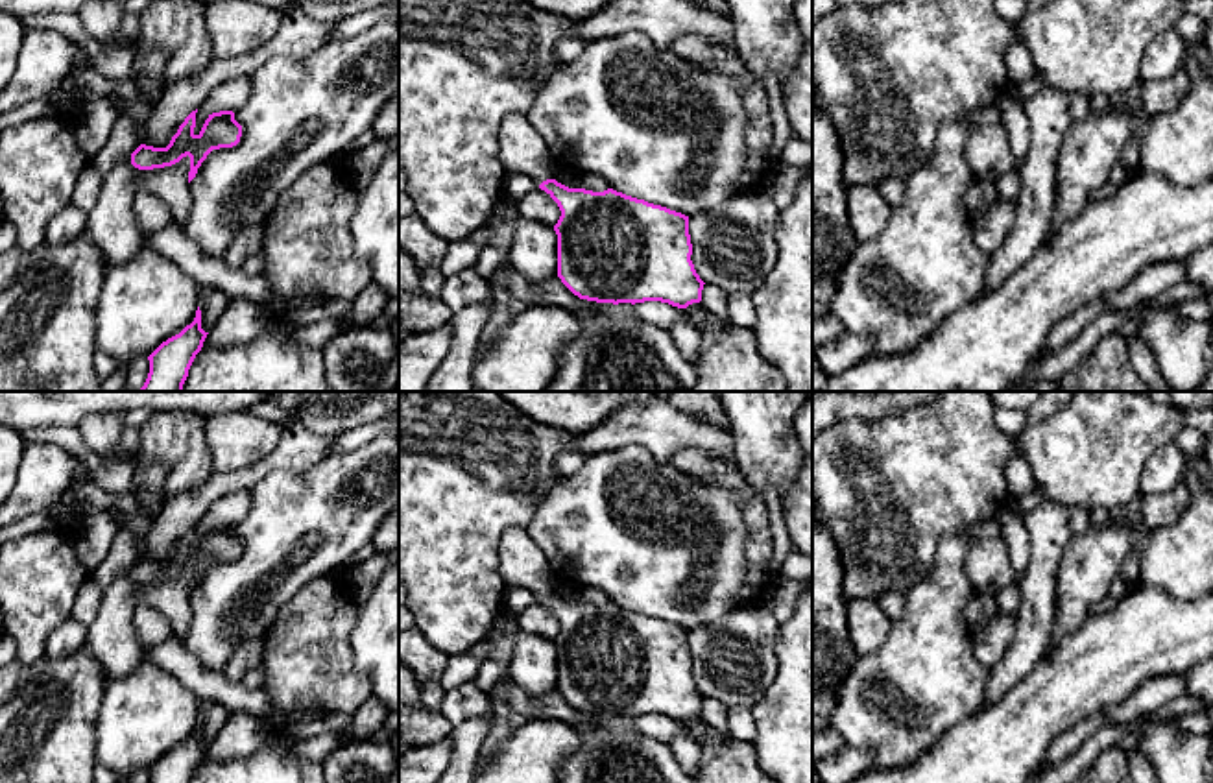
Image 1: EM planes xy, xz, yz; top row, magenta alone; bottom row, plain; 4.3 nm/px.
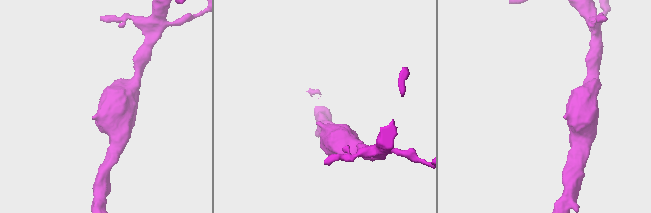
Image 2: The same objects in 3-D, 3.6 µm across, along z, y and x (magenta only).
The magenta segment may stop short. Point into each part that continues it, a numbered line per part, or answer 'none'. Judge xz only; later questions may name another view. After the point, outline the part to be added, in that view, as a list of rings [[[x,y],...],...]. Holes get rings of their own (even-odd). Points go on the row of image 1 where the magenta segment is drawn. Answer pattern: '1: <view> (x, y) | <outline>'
1: xz (521, 148) | [[[508,114],[500,124],[498,159],[506,172],[524,174],[535,183],[552,177],[558,163],[526,114]]]

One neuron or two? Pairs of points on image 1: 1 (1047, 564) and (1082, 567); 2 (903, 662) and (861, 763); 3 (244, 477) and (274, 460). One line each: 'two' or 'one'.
1: two
2: two
3: one

